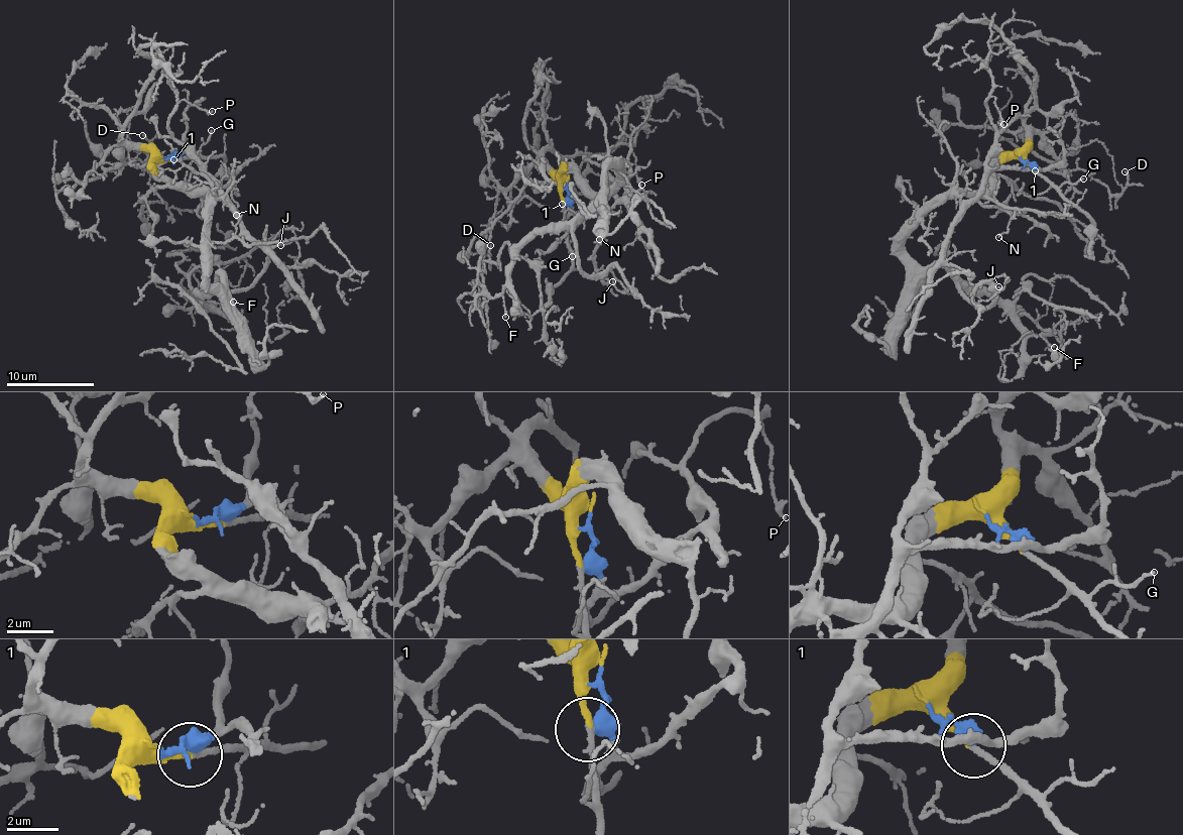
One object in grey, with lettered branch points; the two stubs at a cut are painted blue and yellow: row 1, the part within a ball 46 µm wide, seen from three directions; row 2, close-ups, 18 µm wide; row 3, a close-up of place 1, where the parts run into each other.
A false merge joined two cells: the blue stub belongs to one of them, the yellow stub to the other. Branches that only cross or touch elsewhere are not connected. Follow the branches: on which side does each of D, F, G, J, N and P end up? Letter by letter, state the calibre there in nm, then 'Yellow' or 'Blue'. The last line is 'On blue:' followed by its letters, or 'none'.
D: Thickness 130 nm. Yellow
F: Thickness 130 nm. Yellow
G: Thickness 120 nm. Yellow
J: Thickness 120 nm. Yellow
N: Thickness 110 nm. Yellow
P: Thickness 200 nm. Blue
On blue: P

